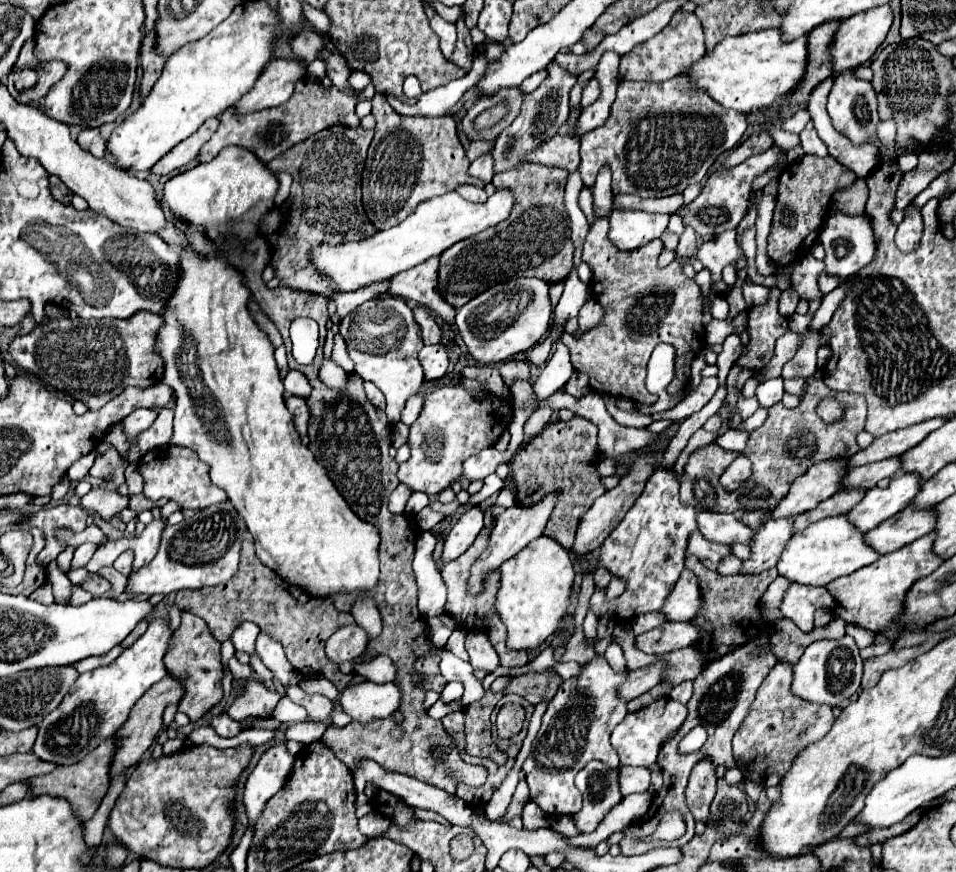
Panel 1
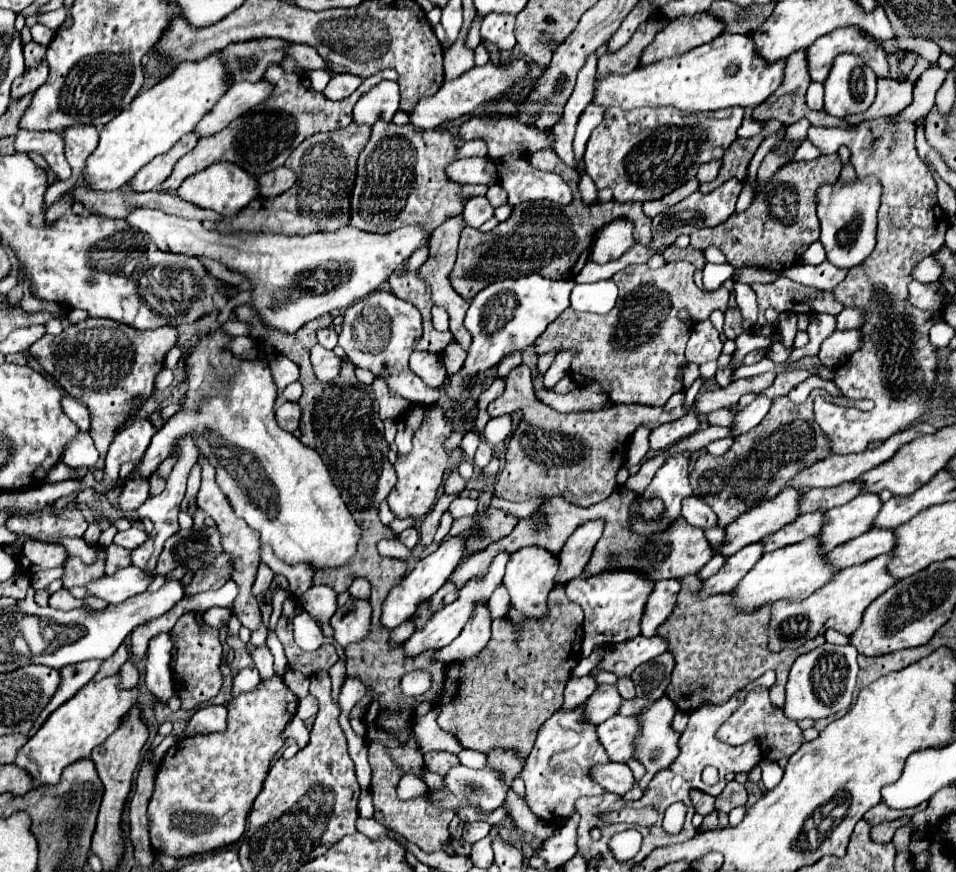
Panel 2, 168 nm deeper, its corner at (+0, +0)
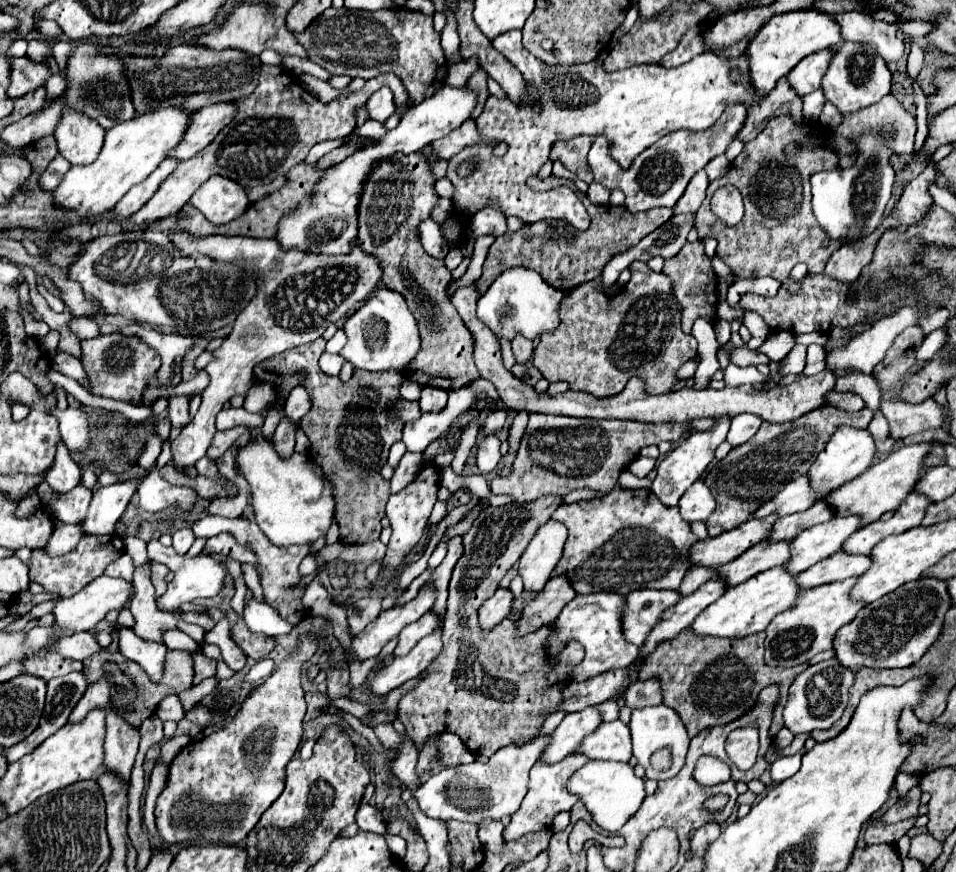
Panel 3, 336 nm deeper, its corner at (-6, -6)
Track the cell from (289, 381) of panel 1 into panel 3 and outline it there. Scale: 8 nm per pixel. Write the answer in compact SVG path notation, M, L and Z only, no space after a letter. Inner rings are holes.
M296 386L292 390L292 394L288 396L286 400L286 406L284 406L284 414L290 418L290 420L300 420L306 412L310 410L310 398L308 398L308 392L302 388L302 386Z

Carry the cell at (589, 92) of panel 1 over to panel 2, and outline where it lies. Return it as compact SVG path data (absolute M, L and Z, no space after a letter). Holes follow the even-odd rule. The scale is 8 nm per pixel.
M708 14L672 18L662 32L648 44L640 56L640 64L654 64L662 58L672 58L712 42L722 32L722 22Z

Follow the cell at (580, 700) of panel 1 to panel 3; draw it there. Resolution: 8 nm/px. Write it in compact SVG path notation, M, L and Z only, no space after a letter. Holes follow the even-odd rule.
M566 756L562 762L558 764L542 764L542 762L536 762L534 768L530 770L530 780L528 780L528 794L524 796L520 808L512 814L512 820L510 824L504 828L504 840L516 840L520 838L522 834L528 834L528 832L538 832L538 830L548 830L552 826L552 820L558 812L564 812L564 810L570 810L578 798L574 794L568 794L566 790L566 782L568 778L588 762L588 758L584 756Z

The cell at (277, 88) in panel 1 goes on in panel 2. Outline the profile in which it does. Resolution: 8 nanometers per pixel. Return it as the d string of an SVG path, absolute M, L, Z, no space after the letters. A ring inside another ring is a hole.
M260 78L258 82L244 80L232 84L222 100L218 100L218 104L212 108L212 112L198 122L194 132L198 136L220 132L222 128L226 128L226 124L230 124L230 120L236 120L238 116L242 116L242 112L248 112L250 108L254 108L254 104L268 100L270 92L274 92L274 88L270 88L270 82L266 82L266 78Z

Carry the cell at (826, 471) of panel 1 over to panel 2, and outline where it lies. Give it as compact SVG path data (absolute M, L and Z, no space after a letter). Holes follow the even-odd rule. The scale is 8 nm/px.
M784 488L776 498L766 504L744 512L738 520L734 520L726 528L726 542L722 546L722 554L730 556L744 548L746 544L760 542L764 536L770 536L774 530L790 524L800 516L798 504L804 492L794 492L794 488Z

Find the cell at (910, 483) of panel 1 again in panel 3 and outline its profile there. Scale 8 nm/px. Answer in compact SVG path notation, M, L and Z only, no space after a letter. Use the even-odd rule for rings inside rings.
M856 516L832 518L824 524L800 532L796 540L790 542L790 560L786 570L790 574L800 574L816 562L832 556L842 548L844 540L858 530L858 522L860 520Z

